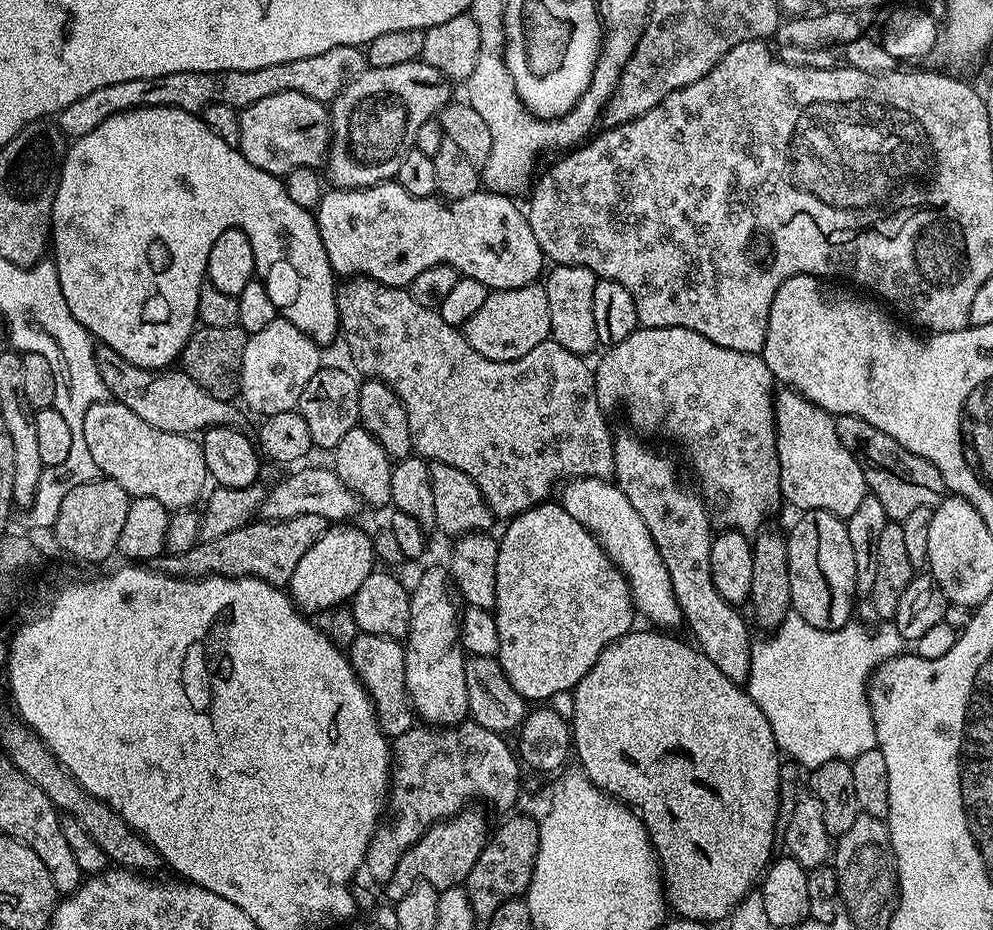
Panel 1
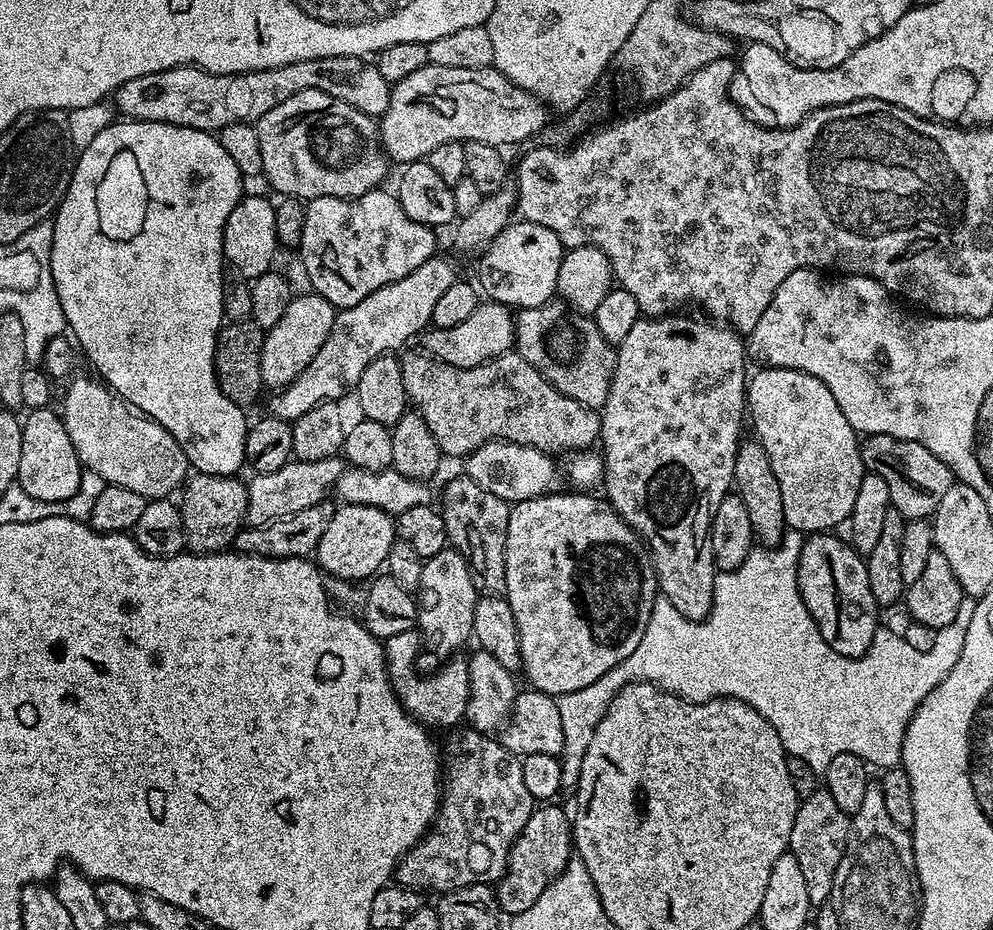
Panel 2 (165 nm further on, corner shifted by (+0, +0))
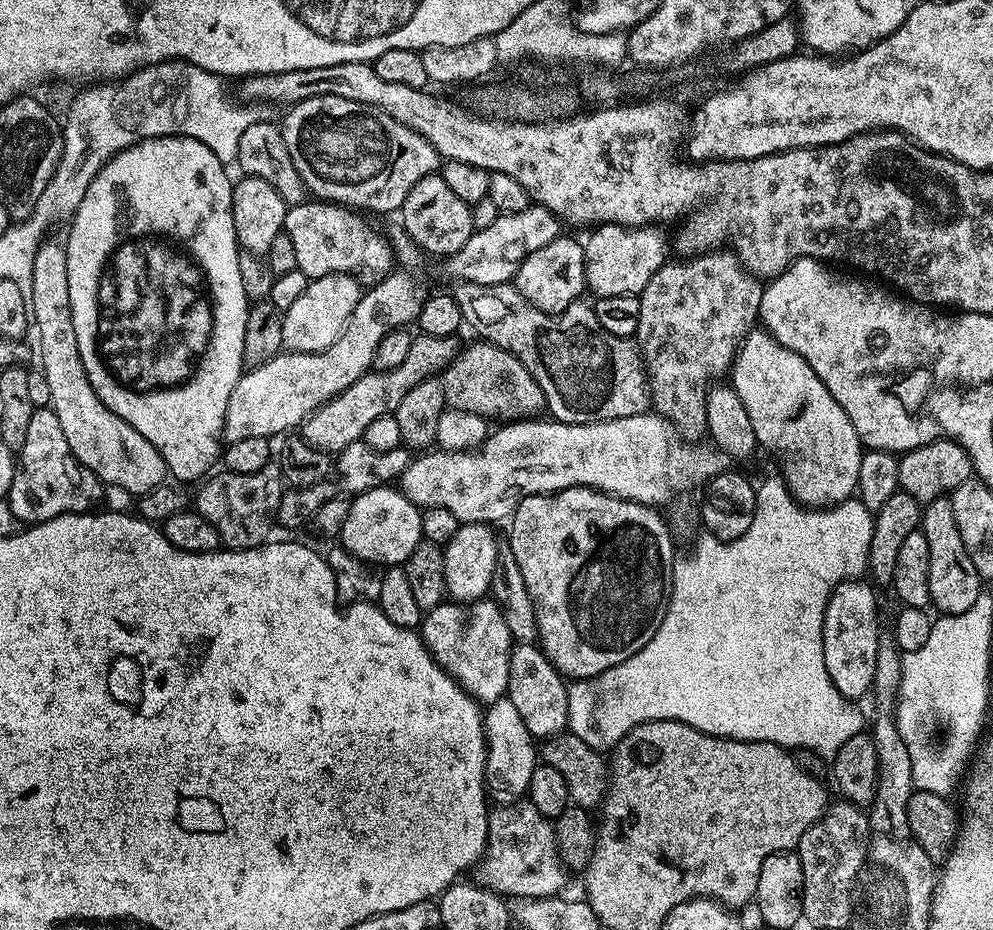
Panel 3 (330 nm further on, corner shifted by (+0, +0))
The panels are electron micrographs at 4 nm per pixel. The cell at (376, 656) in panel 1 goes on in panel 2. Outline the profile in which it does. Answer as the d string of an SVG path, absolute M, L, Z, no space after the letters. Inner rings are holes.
M416 628L402 630L402 634L394 634L383 641L384 662L388 665L388 681L394 694L400 699L409 716L423 724L425 729L444 728L452 730L466 717L466 706L470 698L470 674L467 659L448 658L437 672L423 676L416 669L416 655L422 652L422 636Z

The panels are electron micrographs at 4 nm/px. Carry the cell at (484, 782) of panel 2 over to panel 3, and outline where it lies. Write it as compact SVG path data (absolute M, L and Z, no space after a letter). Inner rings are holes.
M520 798L515 802L504 802L501 808L493 807L488 813L488 845L482 859L475 865L475 883L501 898L524 896L525 901L552 898L564 884L565 869L560 862L558 837L553 821L529 804L527 799Z

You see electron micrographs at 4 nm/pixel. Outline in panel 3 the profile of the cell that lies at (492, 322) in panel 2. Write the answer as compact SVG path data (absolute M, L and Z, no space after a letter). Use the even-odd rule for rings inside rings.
M417 335L413 339L406 358L399 366L388 368L385 372L370 370L354 386L342 390L333 400L328 400L317 408L302 425L302 435L316 448L329 454L338 454L350 442L362 440L366 426L374 422L374 418L382 418L395 413L398 402L418 386L418 382L439 377L462 351L461 337L455 336L425 336Z

